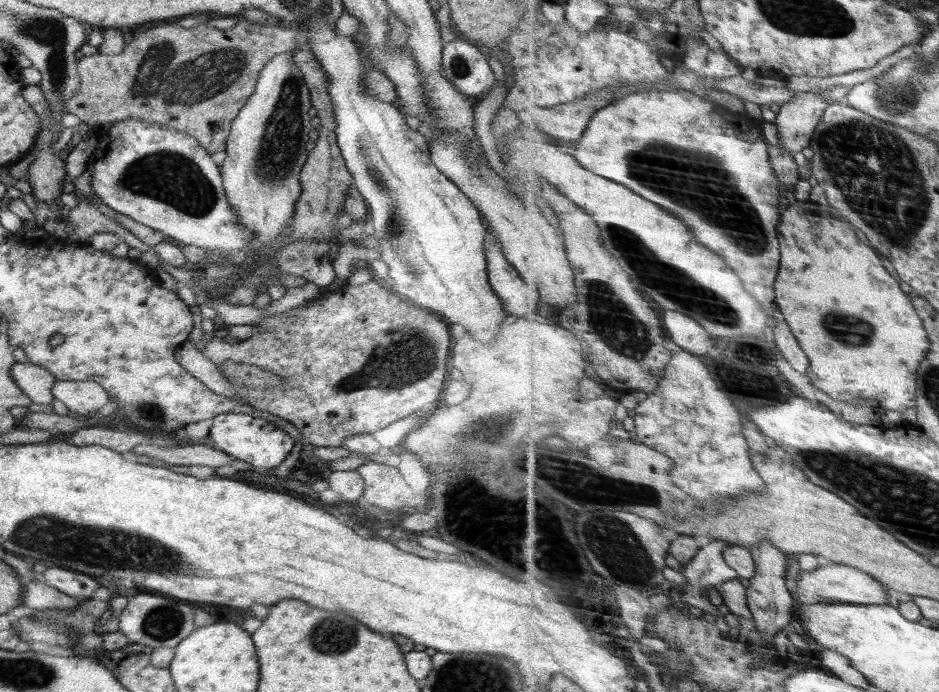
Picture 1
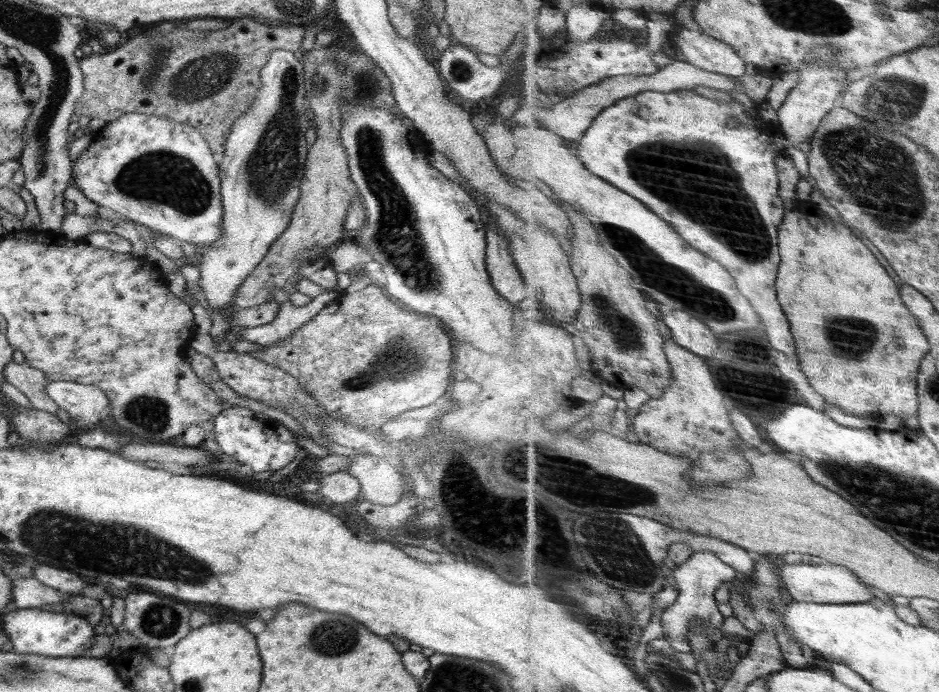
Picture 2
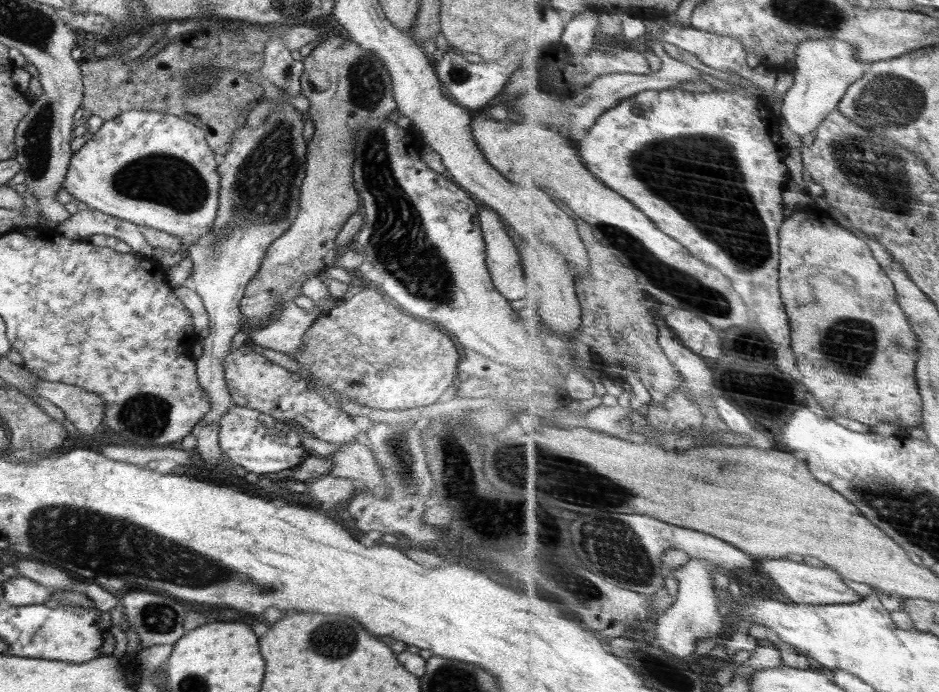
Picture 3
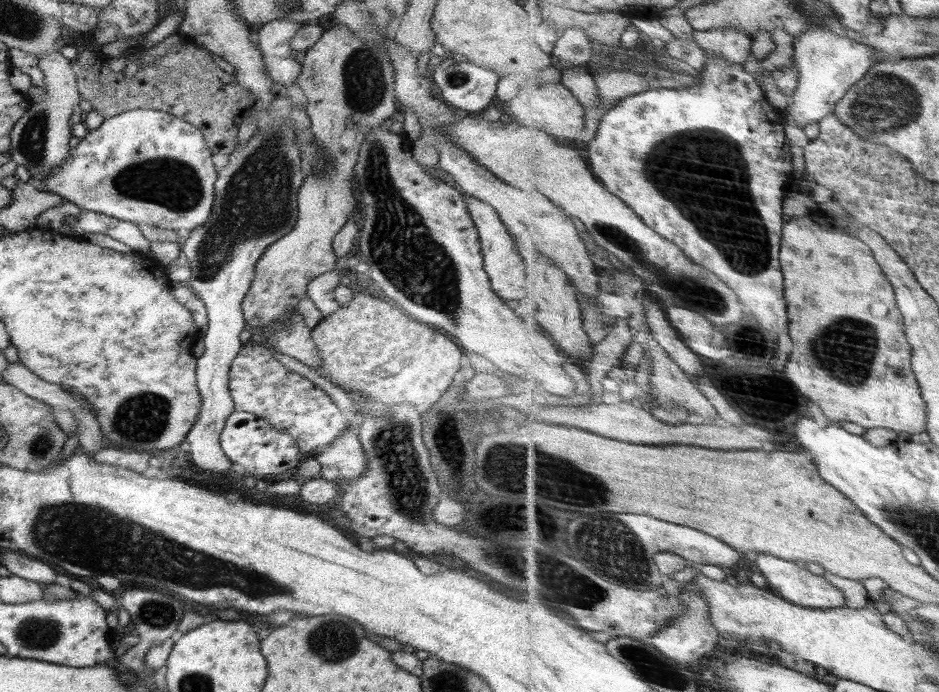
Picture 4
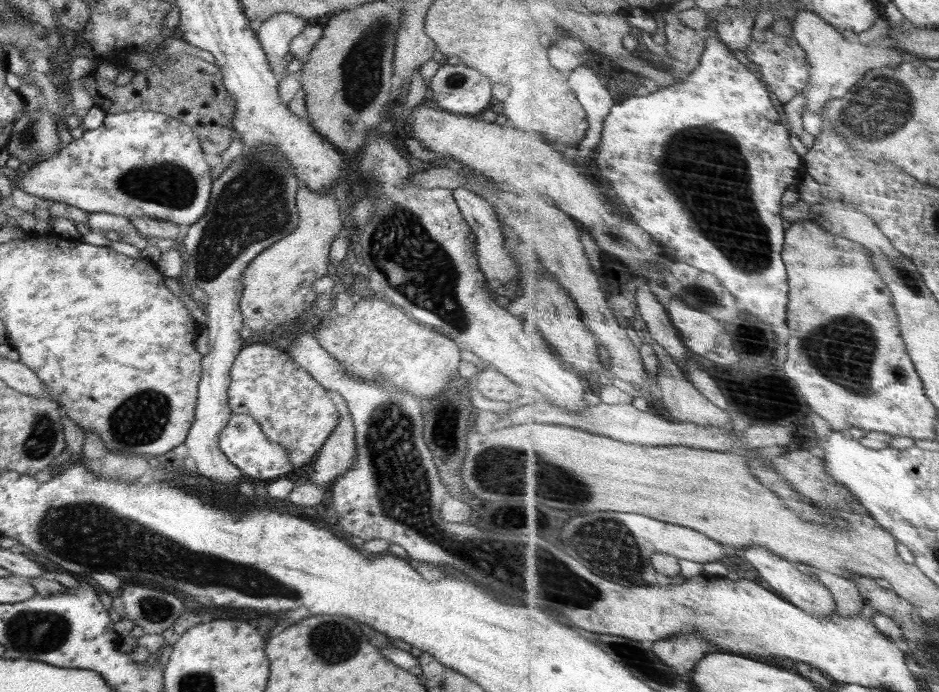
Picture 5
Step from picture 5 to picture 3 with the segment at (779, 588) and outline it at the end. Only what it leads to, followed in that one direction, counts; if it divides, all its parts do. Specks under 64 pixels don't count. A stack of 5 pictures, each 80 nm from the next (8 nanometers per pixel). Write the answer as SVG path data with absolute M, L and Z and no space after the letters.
M786 557L781 559L765 558L759 560L759 563L766 574L775 581L789 596L789 601L794 603L814 604L814 605L830 605L830 604L846 604L857 603L860 599L860 594L856 593L850 586L844 582L845 576L835 568L827 565L826 567L814 567L805 564L804 562L794 562Z

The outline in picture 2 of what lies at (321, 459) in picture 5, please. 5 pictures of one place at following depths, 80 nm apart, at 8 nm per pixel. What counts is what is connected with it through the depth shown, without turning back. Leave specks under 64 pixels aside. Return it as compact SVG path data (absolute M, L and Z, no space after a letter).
M366 451L352 455L349 459L351 463L345 471L359 480L364 501L392 506L408 492L394 462Z

